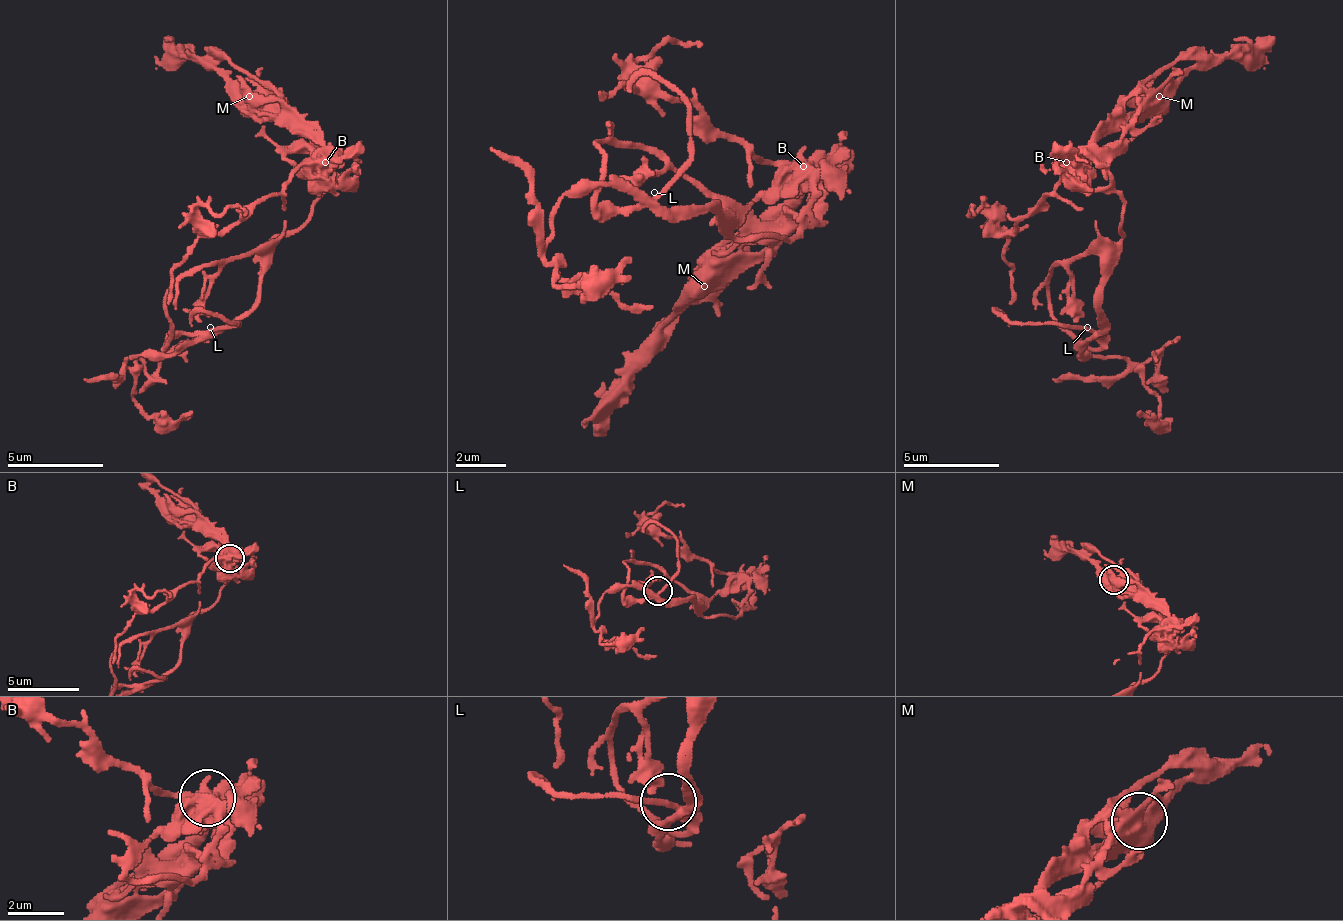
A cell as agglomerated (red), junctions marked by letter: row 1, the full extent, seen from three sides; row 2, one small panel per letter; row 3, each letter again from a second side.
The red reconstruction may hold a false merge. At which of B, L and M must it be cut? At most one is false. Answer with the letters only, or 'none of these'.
none of these

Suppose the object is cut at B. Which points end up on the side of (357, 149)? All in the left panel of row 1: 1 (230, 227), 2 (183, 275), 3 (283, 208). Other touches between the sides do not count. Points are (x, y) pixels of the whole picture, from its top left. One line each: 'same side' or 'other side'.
1: same side
2: other side
3: same side

